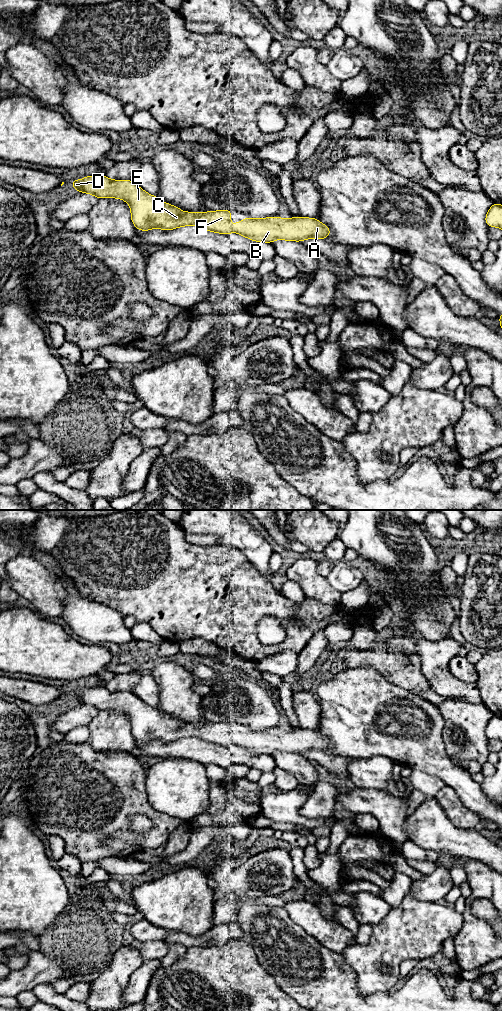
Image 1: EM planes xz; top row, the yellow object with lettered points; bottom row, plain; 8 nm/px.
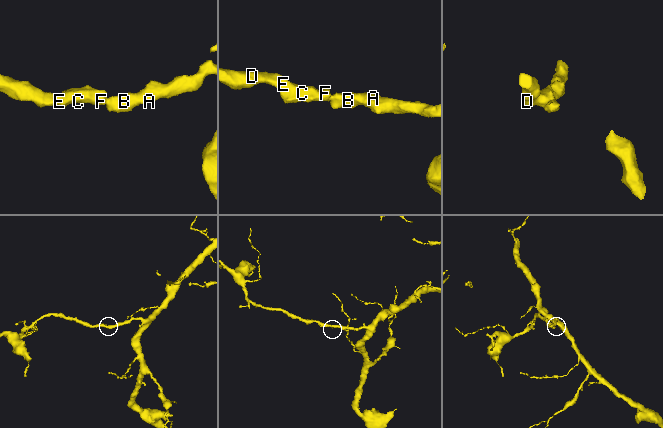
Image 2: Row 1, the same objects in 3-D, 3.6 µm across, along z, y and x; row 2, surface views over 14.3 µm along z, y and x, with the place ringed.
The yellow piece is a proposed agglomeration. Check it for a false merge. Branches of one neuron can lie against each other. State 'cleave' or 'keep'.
keep

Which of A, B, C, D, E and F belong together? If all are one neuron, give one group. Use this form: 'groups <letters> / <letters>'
groups A B C D E F

